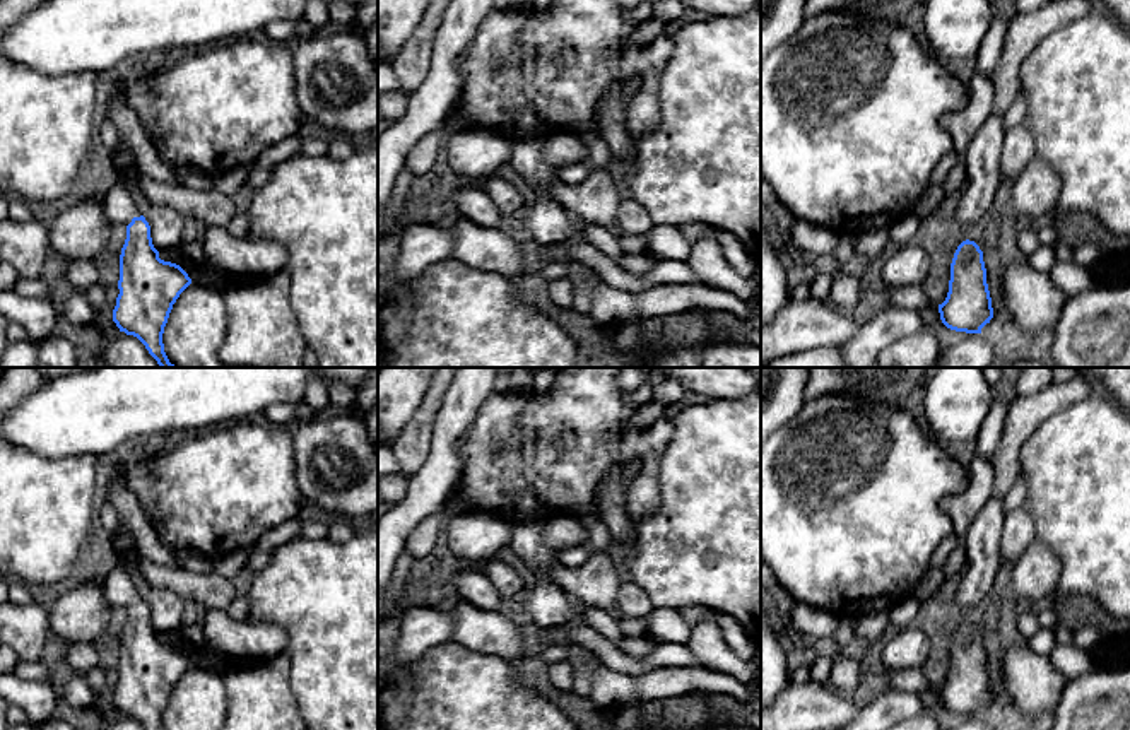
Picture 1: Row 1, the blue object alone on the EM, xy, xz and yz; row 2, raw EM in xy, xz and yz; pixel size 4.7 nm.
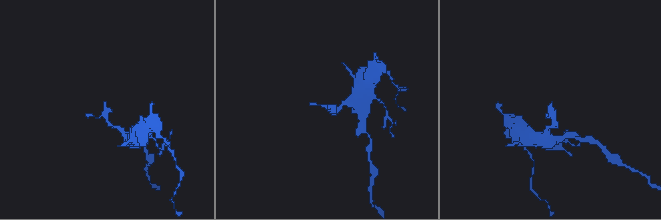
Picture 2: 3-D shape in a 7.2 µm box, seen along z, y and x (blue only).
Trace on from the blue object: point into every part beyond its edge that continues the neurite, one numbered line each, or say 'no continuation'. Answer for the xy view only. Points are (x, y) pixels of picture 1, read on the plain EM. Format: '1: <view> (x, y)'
1: xy (120, 590)

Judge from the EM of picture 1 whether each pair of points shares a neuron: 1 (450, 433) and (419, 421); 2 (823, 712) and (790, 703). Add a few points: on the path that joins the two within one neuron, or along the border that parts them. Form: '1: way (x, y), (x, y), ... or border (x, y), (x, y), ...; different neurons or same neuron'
1: border (447, 390), (435, 419), (431, 452), (421, 465); different neurons
2: way (814, 706), (799, 706); same neuron

